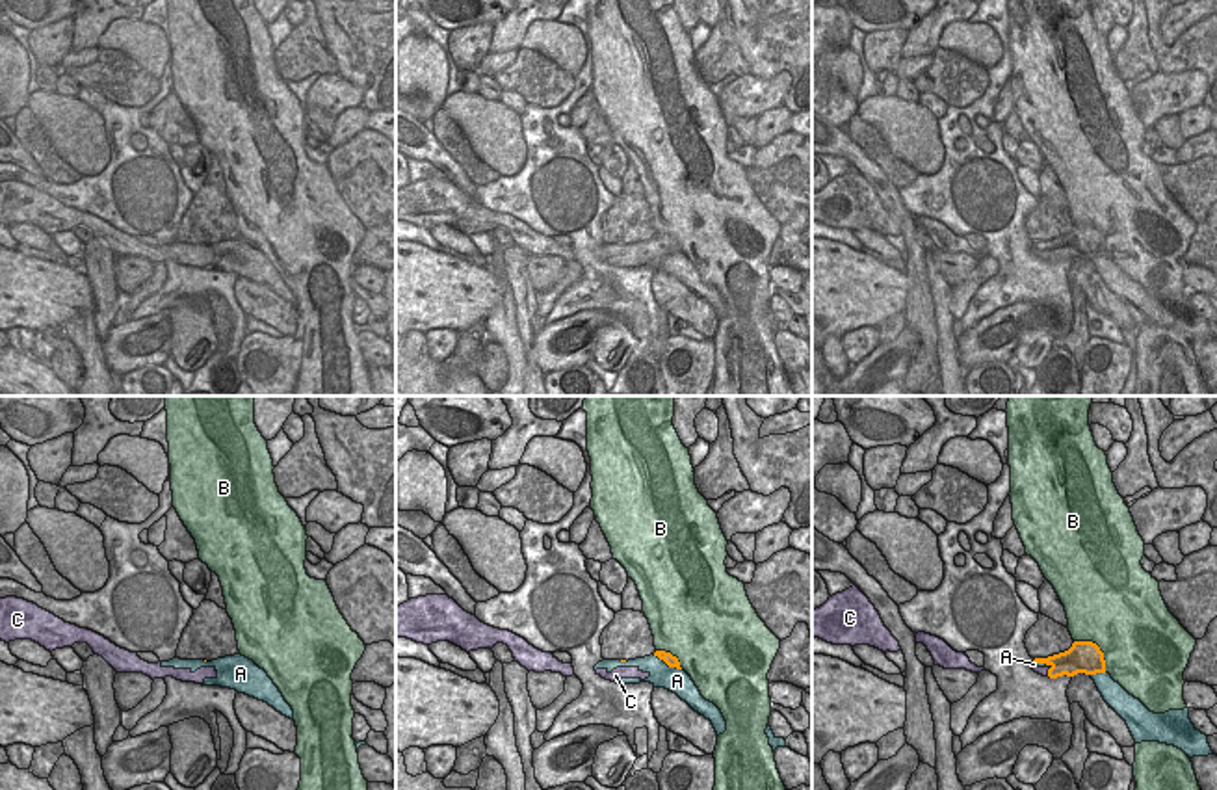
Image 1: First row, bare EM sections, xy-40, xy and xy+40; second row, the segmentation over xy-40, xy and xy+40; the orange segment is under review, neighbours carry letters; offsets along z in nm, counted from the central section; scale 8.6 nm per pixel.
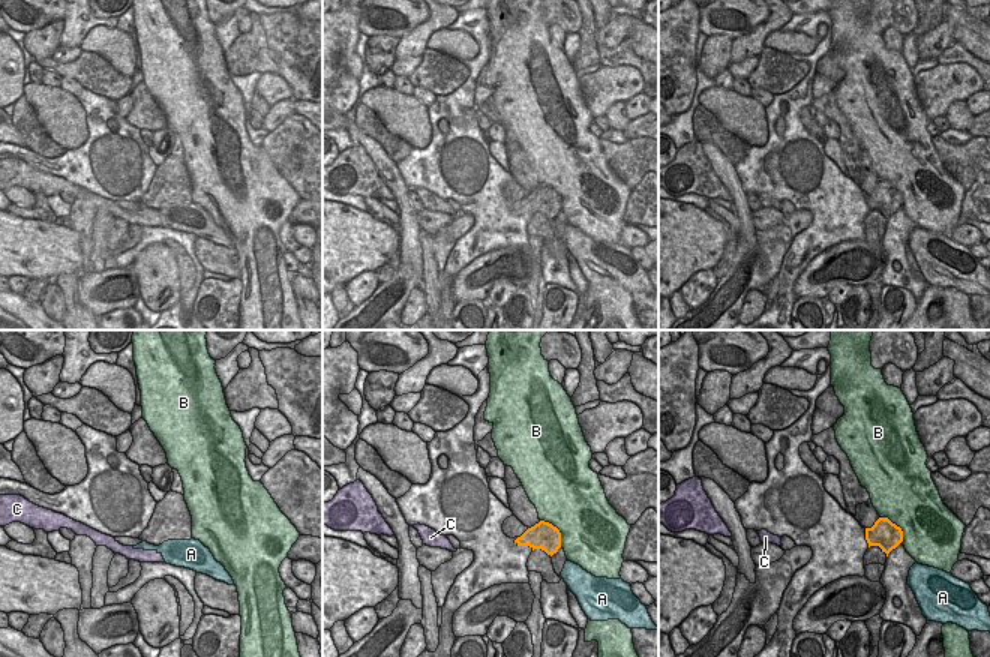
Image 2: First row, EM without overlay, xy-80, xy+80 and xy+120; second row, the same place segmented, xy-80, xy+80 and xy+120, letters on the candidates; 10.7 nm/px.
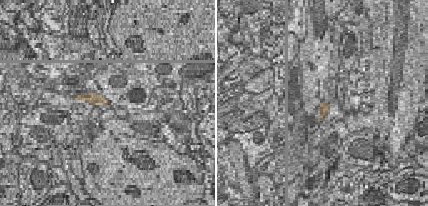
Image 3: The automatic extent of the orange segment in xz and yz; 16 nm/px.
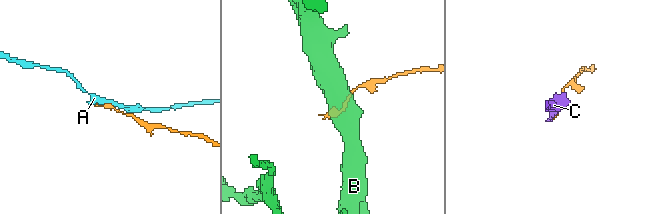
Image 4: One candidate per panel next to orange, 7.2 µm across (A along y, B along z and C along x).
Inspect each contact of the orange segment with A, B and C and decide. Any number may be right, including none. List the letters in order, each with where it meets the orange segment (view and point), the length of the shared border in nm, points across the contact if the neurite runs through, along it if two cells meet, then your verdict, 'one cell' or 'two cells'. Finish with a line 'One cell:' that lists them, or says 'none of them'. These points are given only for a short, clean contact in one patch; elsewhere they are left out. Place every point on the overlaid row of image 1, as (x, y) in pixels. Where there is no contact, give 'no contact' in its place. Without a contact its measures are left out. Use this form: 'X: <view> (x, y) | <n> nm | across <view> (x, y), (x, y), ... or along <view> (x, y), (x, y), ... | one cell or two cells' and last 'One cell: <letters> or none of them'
A: xy (667, 664) | 280 nm | two cells
B: xy+40 (1099, 647) | 400 nm | two cells
C: xy+40 (1048, 671) | 90 nm | one cell
One cell: C

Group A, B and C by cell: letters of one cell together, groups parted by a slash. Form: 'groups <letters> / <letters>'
groups A / B / C

